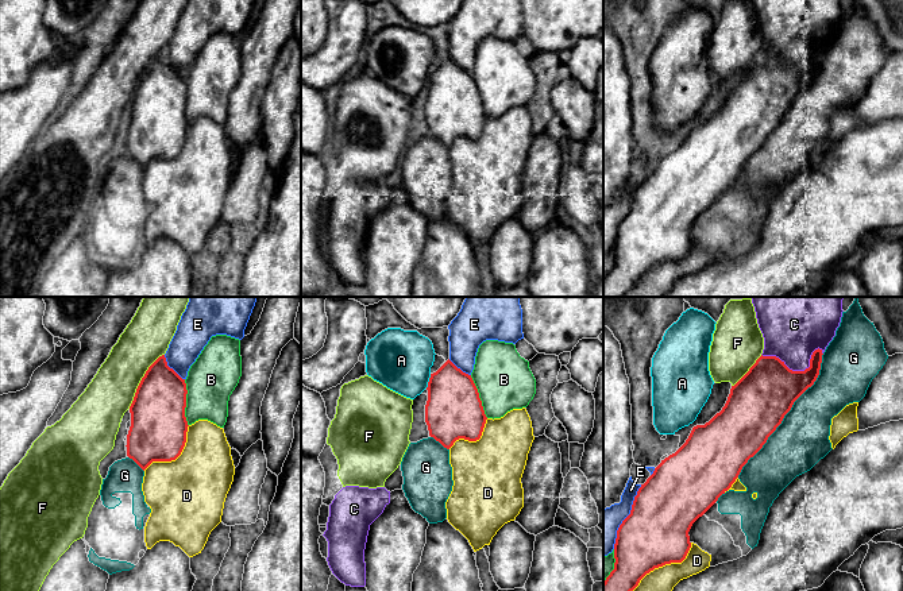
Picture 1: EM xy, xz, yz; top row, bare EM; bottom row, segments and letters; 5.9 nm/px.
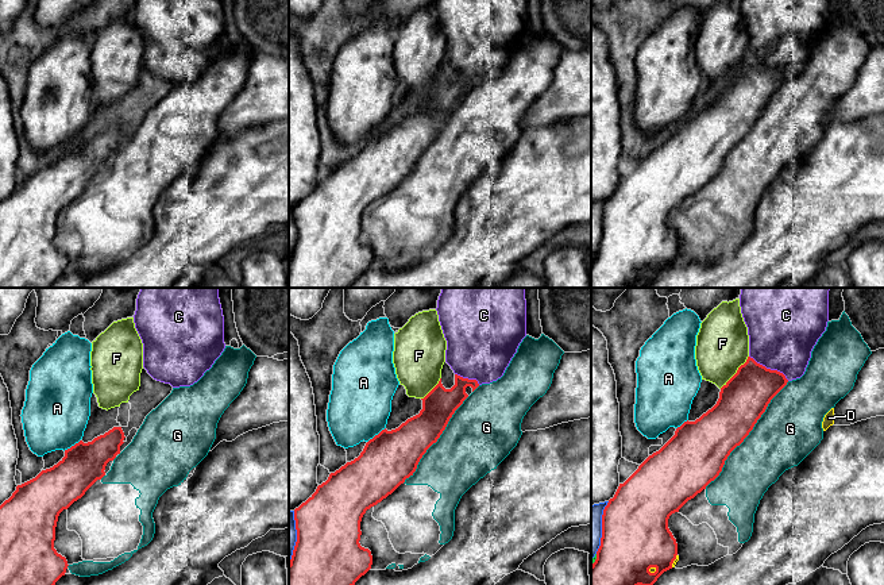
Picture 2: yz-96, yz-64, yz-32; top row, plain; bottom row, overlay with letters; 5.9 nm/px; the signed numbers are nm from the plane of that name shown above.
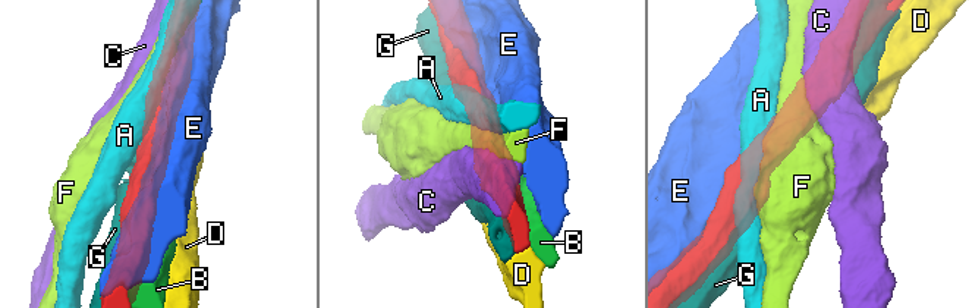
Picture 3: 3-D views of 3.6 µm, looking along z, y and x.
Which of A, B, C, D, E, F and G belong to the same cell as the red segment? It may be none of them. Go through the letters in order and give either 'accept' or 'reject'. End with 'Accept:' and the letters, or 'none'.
A: reject
B: reject
C: reject
D: reject
E: reject
F: reject
G: accept
Accept: G

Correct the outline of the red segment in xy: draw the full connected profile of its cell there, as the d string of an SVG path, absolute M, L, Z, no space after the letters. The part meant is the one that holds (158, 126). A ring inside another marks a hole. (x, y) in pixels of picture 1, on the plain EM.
M159 54L142 76L130 104L127 154L143 169L153 159L175 158L186 140L186 81Z

